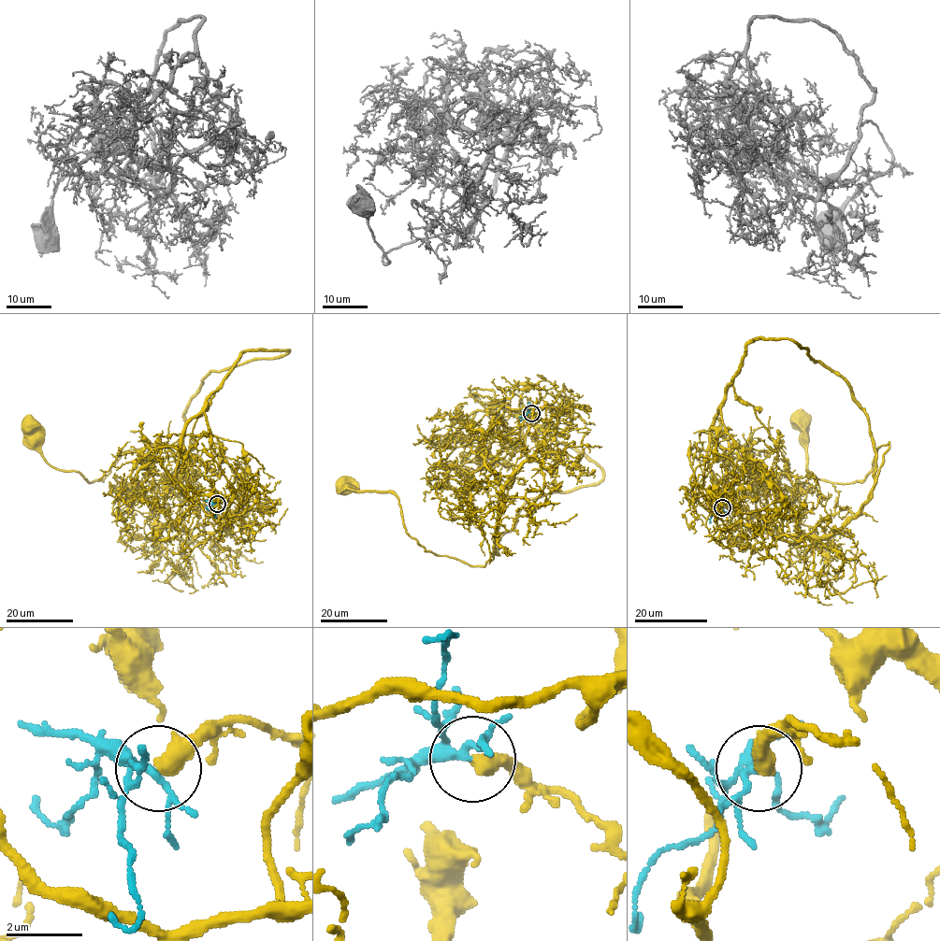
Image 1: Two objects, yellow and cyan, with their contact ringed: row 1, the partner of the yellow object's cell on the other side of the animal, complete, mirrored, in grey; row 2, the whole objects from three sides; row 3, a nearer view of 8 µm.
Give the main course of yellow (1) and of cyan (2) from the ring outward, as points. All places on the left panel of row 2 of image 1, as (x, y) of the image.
1: (217, 505), (238, 507), (194, 536), (166, 445), (125, 450), (89, 482), (53, 467), (31, 423)
2: (217, 505), (213, 510), (215, 517), (212, 517)

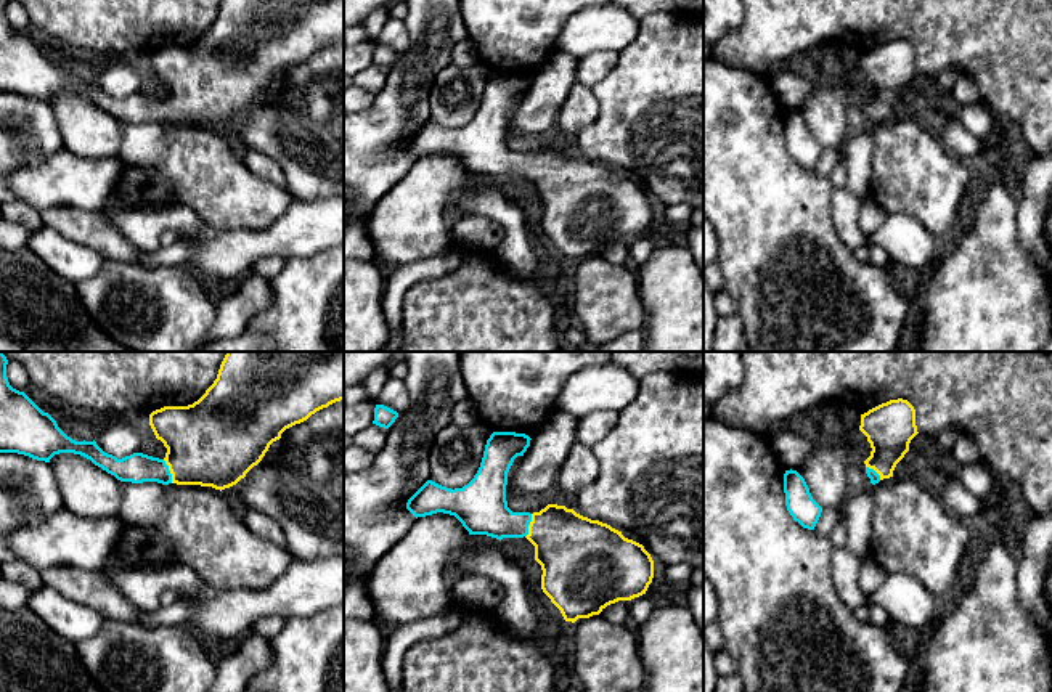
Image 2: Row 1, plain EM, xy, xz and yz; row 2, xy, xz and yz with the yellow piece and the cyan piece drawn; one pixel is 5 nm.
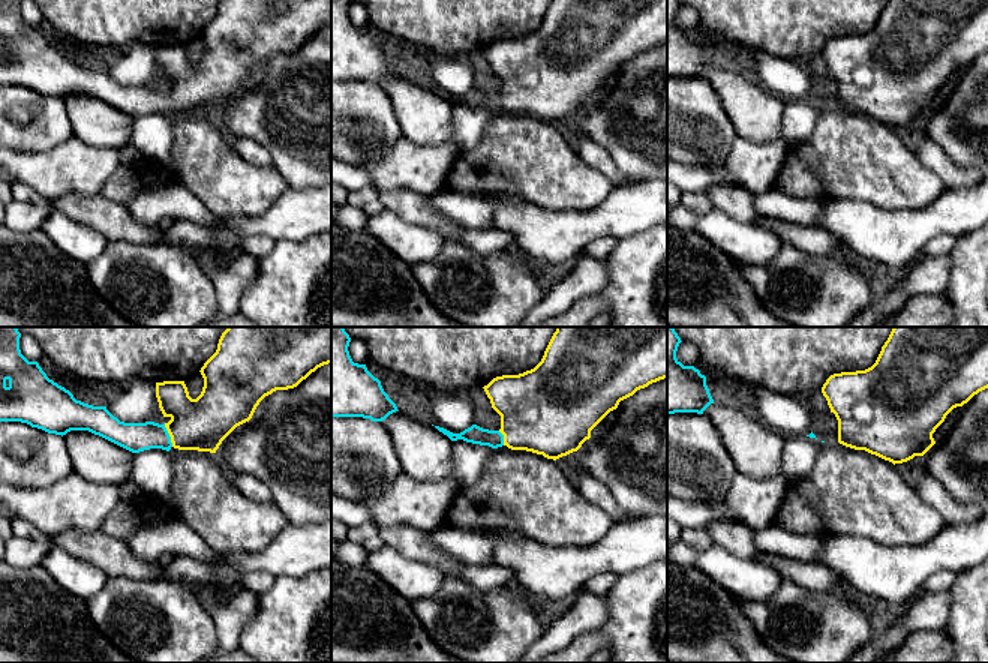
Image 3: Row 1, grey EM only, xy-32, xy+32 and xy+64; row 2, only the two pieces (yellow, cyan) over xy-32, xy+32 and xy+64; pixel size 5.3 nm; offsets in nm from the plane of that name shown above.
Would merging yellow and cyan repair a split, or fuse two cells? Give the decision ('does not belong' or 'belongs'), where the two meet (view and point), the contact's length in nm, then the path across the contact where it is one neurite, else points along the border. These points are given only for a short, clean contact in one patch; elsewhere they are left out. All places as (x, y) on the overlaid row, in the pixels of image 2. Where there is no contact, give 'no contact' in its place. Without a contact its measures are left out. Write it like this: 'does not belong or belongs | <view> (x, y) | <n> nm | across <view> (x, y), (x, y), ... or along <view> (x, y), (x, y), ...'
belongs | xy (169, 469) | 130 nm | across xy (211, 443), (183, 464), (169, 469), (138, 468)

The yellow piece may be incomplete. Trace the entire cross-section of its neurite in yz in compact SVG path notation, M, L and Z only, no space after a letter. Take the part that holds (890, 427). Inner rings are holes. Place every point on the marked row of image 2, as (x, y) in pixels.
M890 400L861 414L859 430L867 437L872 448L864 464L871 483L875 485L893 477L896 464L909 451L911 440L919 434L915 409L907 400Z

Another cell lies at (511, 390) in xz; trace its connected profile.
M459 352L459 355L467 398L475 406L479 421L493 432L516 434L533 432L559 409L559 395L570 376L589 366L606 366L612 361L610 352Z

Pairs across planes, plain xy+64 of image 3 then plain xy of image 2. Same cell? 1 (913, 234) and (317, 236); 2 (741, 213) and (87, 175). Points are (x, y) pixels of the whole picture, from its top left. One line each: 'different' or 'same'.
1: same
2: different

